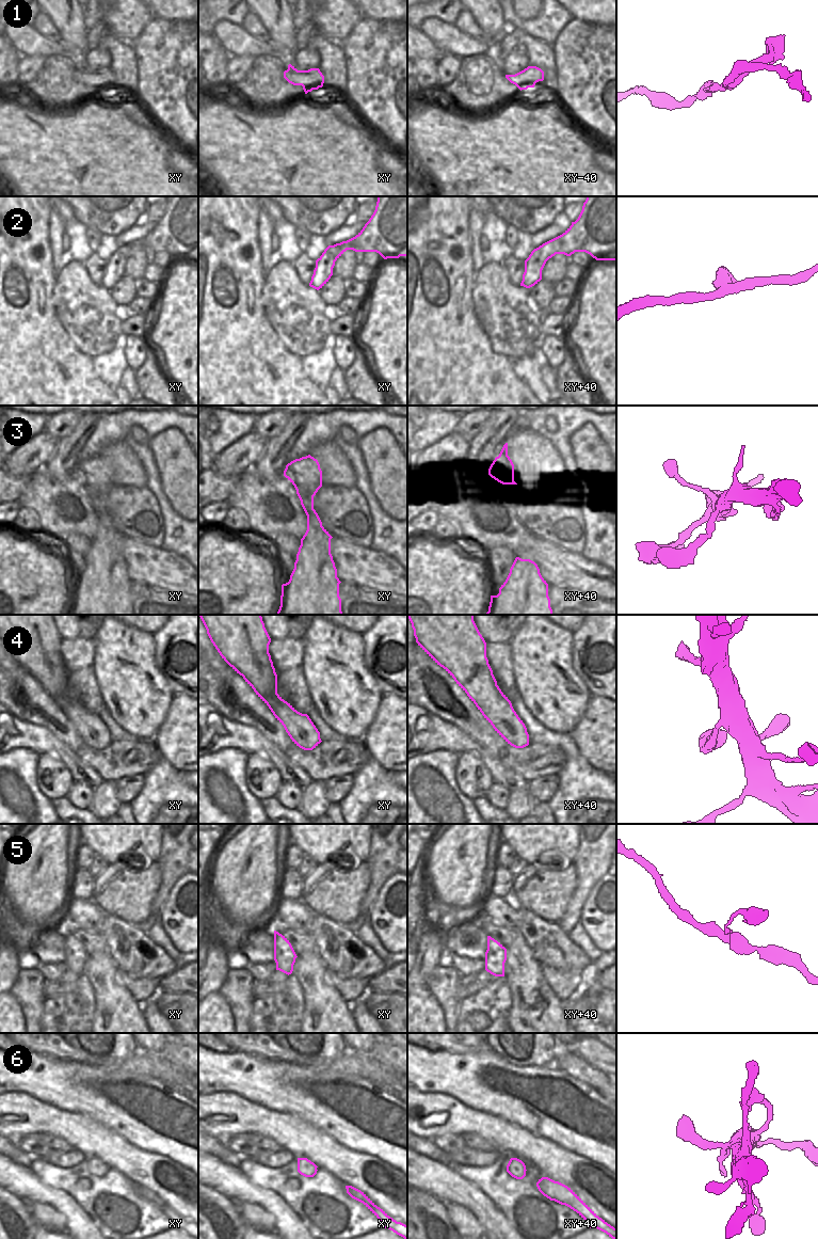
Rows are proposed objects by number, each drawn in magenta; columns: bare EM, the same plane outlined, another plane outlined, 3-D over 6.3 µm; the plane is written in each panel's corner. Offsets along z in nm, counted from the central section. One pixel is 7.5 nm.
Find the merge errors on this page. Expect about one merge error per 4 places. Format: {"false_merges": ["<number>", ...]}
{"false_merges": []}

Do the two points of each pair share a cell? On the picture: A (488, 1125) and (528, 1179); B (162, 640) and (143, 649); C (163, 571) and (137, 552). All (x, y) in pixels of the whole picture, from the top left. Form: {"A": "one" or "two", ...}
{"A": "two", "B": "two", "C": "one"}

